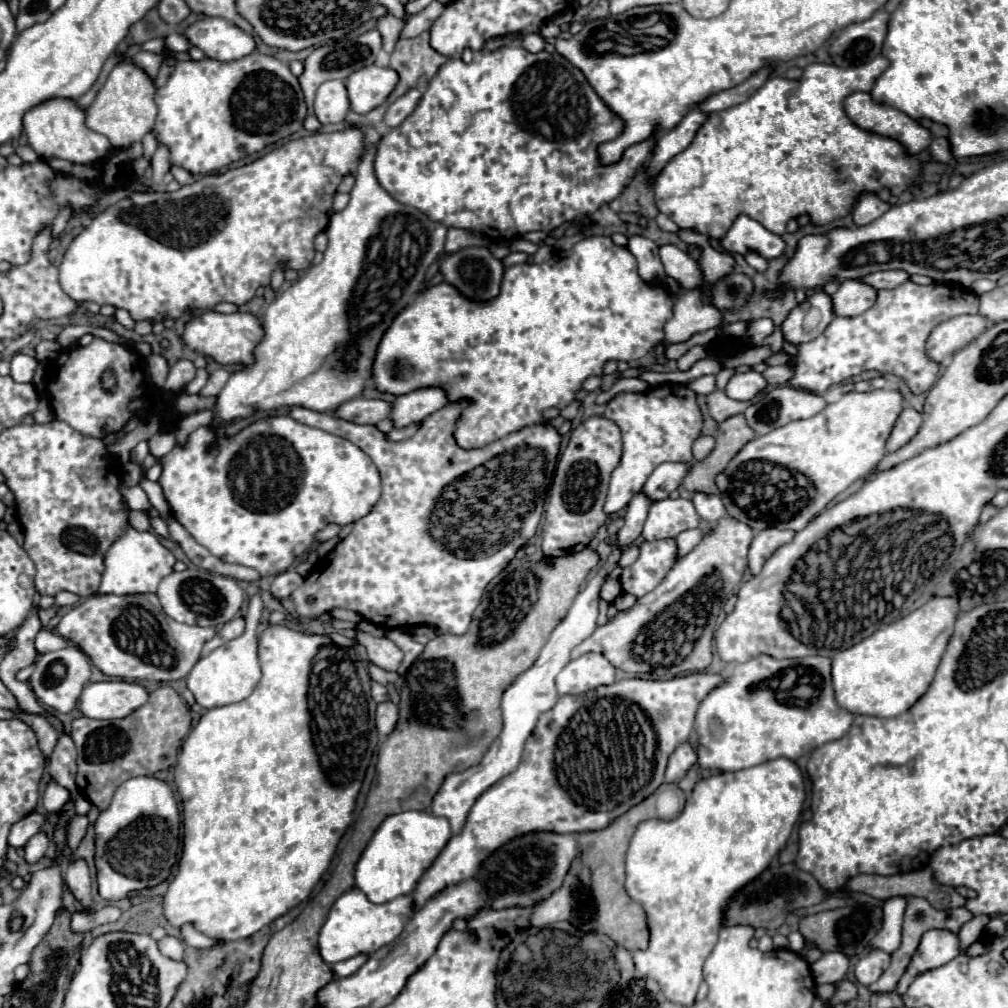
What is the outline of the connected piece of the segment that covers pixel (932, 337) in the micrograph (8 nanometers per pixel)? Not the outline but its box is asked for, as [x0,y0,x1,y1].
[925,314,987,364]

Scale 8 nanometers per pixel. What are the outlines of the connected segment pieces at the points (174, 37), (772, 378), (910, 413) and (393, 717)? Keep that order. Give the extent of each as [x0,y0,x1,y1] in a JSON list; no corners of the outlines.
[[165,33,189,52],[763,366,793,386],[887,408,921,452],[377,702,399,736]]

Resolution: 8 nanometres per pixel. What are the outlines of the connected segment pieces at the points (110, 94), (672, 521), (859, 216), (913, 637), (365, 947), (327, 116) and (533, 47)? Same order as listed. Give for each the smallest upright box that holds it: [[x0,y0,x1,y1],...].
[[85,62,157,150],[641,498,701,542],[853,192,889,224],[831,598,957,718],[319,888,413,964],[315,82,349,124],[521,34,545,52]]

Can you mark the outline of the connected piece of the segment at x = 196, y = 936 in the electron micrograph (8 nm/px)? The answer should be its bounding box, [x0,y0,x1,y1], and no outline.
[181,924,217,950]

